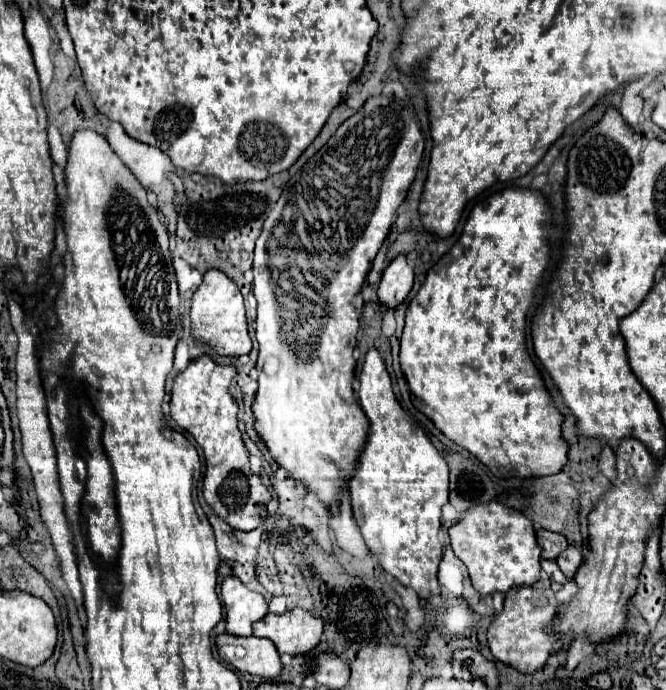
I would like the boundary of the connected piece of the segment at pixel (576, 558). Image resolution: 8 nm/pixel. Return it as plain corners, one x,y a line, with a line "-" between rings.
568,545
568,547
566,547
566,551
562,551
562,553
558,555
556,563
558,563
560,571
562,571
568,579
572,579
572,577
574,577
574,573
578,571
578,567
580,567
582,559
584,559
584,557
582,557
580,549
576,549
574,545

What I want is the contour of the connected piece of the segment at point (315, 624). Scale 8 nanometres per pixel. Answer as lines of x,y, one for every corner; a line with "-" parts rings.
292,609
292,611
286,611
284,615
266,615
264,619
256,621
254,623
254,635
270,639
276,645
276,649
280,651
280,655
284,655
284,653
306,655
308,651
312,651
320,643
322,621
304,609

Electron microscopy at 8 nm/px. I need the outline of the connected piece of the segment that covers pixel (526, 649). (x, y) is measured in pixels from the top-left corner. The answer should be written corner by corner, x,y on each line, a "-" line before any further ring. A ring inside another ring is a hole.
524,587
508,591
502,613
496,615
496,619
490,623
486,633
492,655
500,663
510,665
520,673
534,673
536,669
540,669
550,657
550,649
554,643
554,635
544,633
544,629
552,623
556,615
556,607
558,603
552,591
538,591
530,599
524,599

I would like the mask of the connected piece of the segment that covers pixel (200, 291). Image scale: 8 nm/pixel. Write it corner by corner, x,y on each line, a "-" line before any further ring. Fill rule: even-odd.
212,269
204,273
204,281
192,295
190,319
192,319
192,339
196,343
204,343
212,347
222,357
240,357
250,353
252,341
248,337
242,293
236,287
236,283
228,279
222,271

